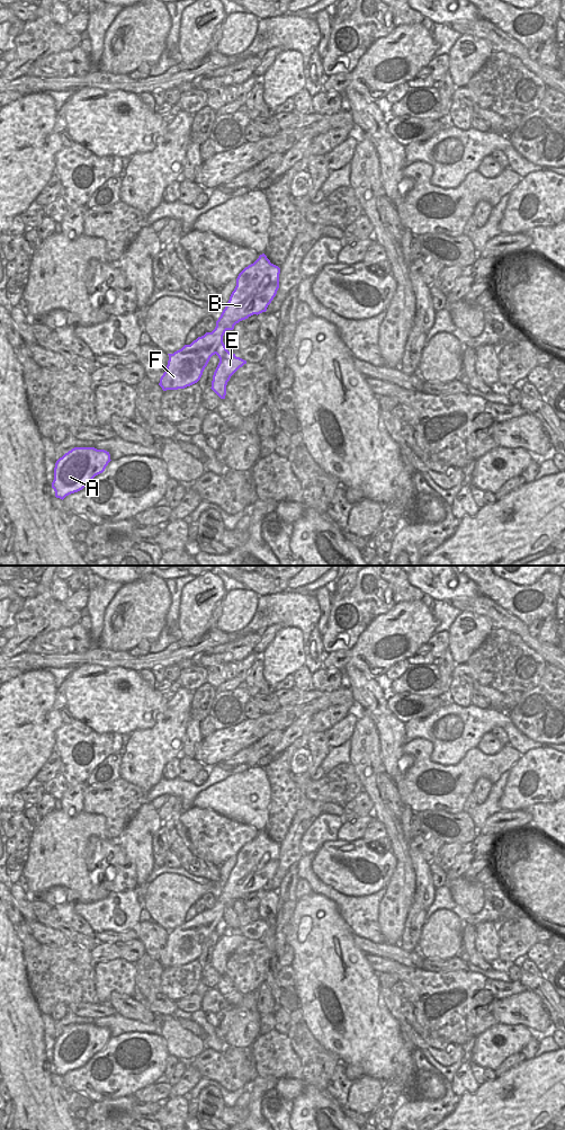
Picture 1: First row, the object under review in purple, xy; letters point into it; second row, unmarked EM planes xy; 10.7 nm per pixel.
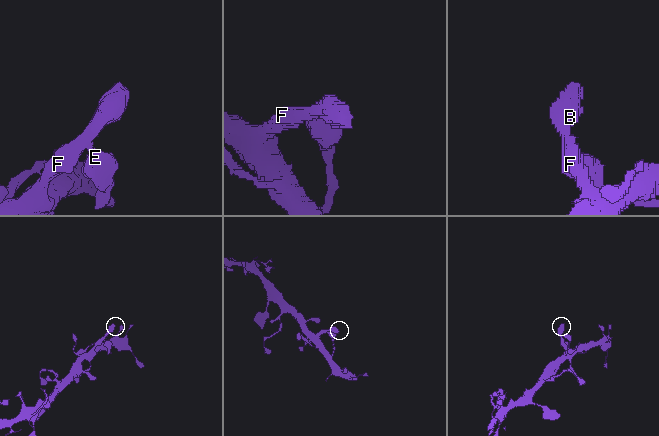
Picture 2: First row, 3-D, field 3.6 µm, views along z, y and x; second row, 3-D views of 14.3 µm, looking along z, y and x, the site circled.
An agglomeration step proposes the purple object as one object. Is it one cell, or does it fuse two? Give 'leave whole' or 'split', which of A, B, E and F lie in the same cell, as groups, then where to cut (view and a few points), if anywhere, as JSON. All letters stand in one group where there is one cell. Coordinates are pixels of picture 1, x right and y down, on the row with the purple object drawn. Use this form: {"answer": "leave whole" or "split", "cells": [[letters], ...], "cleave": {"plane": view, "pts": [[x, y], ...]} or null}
{"answer": "leave whole", "cells": [["A", "B", "E", "F"]], "cleave": null}

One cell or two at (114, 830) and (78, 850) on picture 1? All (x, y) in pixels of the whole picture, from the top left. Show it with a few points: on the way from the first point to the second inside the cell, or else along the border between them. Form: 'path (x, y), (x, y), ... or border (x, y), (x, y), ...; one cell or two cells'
border (92, 812), (105, 818), (105, 828), (109, 837); two cells

